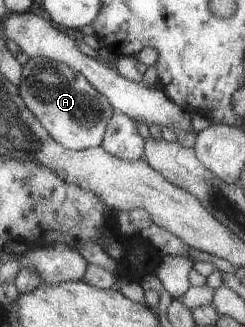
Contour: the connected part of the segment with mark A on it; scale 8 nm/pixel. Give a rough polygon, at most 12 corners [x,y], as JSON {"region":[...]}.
{"region":[[30,57],[21,96],[73,151],[102,146],[115,108],[84,74]]}

